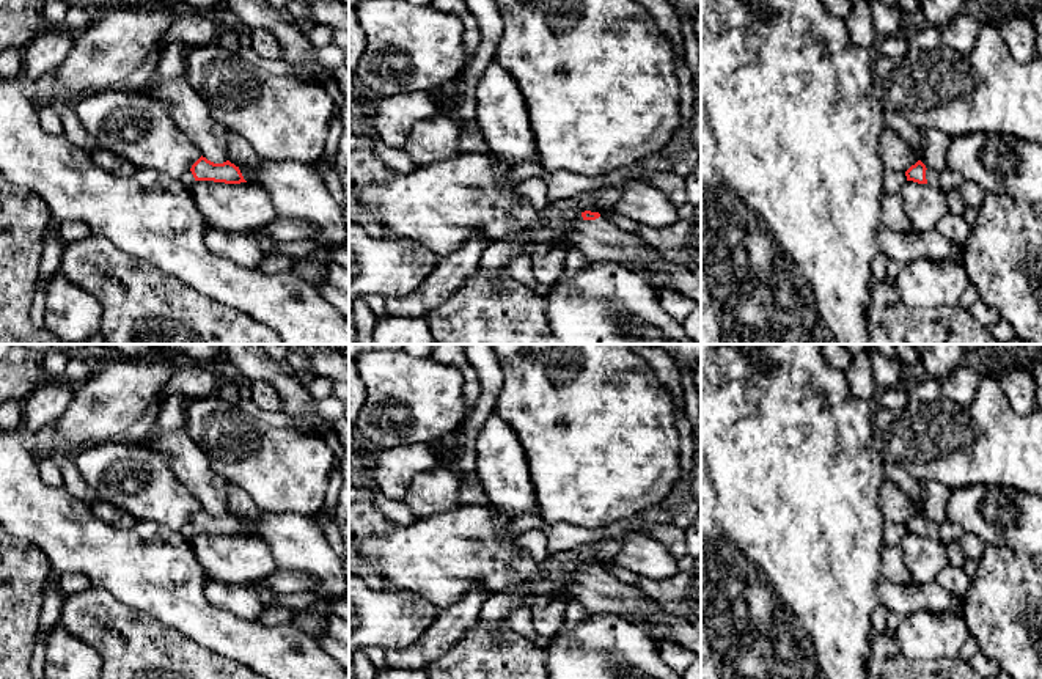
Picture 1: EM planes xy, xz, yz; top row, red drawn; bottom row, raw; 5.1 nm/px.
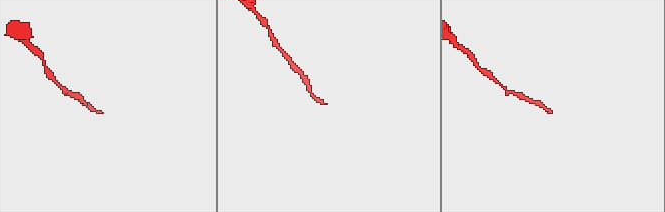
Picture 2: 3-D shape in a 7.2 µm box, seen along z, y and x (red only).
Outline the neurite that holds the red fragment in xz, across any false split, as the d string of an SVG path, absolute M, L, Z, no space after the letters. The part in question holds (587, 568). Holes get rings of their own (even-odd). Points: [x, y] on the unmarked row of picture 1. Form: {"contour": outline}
{"contour": "M582 564L583 572L574 577L566 589L575 602L594 615L629 618L644 616L657 608L657 602L635 585L626 585L604 571L599 564Z"}

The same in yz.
{"contour": "M921 512L912 517L905 523L905 528L907 533L913 533L918 536L930 536L946 545L951 542L959 542L963 534L963 530L957 523L951 520L945 520L941 523L930 522Z"}

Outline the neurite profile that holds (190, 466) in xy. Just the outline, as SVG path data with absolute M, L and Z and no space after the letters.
M184 426L157 439L145 437L140 445L160 451L168 459L176 478L193 494L203 509L214 516L228 512L228 481L211 468L207 456Z

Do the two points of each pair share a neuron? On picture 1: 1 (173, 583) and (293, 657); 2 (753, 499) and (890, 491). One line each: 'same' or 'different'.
1: same
2: different

